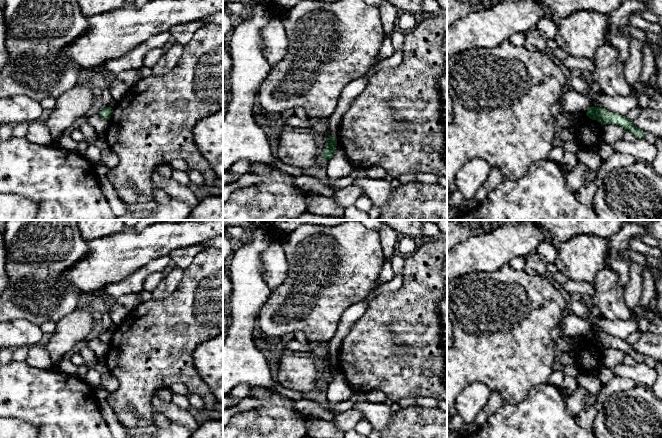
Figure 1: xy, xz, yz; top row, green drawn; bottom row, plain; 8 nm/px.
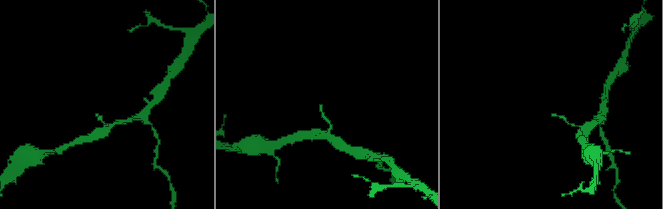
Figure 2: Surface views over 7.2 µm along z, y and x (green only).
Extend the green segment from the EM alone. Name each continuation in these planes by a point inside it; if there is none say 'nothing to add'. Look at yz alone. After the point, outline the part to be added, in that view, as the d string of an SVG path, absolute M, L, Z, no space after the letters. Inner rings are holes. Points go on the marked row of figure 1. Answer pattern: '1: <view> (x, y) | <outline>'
nothing to add

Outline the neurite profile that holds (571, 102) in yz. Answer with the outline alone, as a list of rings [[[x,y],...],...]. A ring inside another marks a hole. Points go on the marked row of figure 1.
[[[566,88],[560,99],[560,105],[566,115],[572,116],[578,112],[587,112],[593,104],[586,96],[573,89]]]

